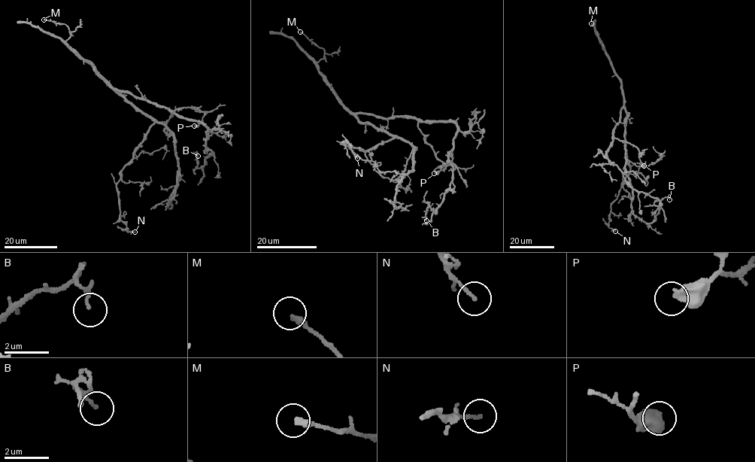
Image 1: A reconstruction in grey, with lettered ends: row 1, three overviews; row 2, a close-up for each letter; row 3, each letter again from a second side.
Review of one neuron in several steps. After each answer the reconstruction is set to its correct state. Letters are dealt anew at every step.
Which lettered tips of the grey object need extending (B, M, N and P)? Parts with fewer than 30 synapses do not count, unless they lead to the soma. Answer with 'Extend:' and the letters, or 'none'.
Extend: none

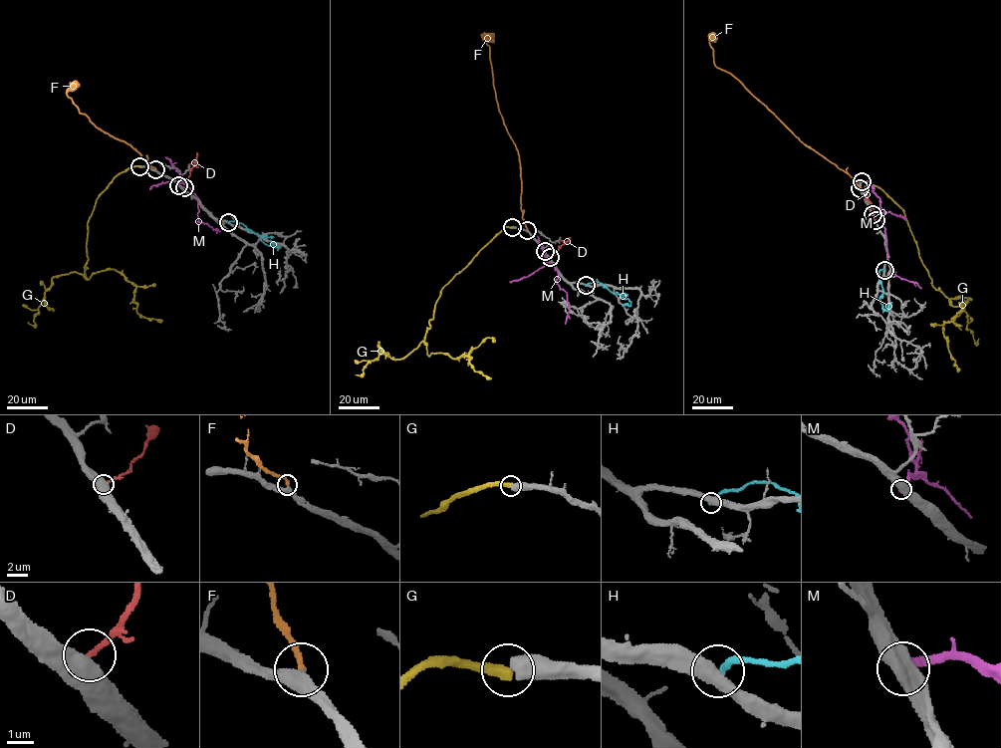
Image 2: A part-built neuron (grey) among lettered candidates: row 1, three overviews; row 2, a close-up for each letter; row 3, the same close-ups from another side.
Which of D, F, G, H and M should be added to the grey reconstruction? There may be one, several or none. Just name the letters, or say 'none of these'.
F

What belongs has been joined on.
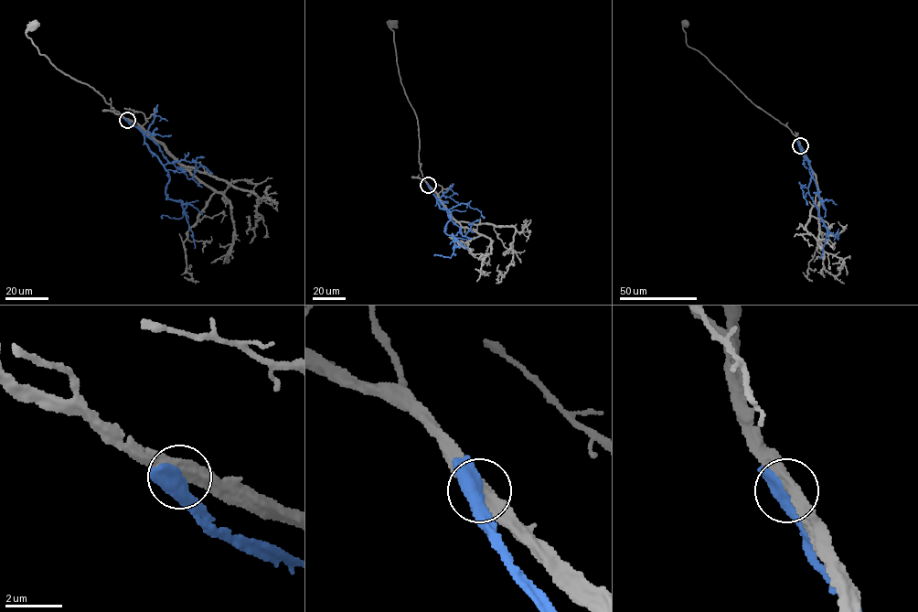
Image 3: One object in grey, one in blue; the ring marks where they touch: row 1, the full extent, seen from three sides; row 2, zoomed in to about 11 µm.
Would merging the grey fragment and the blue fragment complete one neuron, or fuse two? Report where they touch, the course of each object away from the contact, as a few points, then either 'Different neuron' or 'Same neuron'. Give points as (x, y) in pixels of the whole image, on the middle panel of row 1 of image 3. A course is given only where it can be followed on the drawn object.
Place: (428, 185). Course of grey: (428, 185), (419, 162), (417, 118), (400, 82), (393, 31), (387, 22), (392, 25). Course of blue: (429, 185), (440, 208), (451, 213), (444, 230), (454, 240), (450, 258), (435, 255). Different neuron

